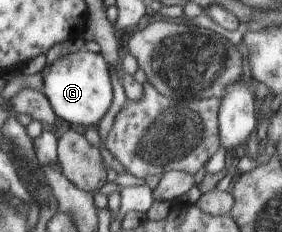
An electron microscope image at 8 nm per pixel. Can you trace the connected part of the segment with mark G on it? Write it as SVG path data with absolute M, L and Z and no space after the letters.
M81 49L78 52L57 57L41 71L43 89L55 115L71 125L97 125L113 103L113 83L109 75L109 67L101 53L88 52Z

